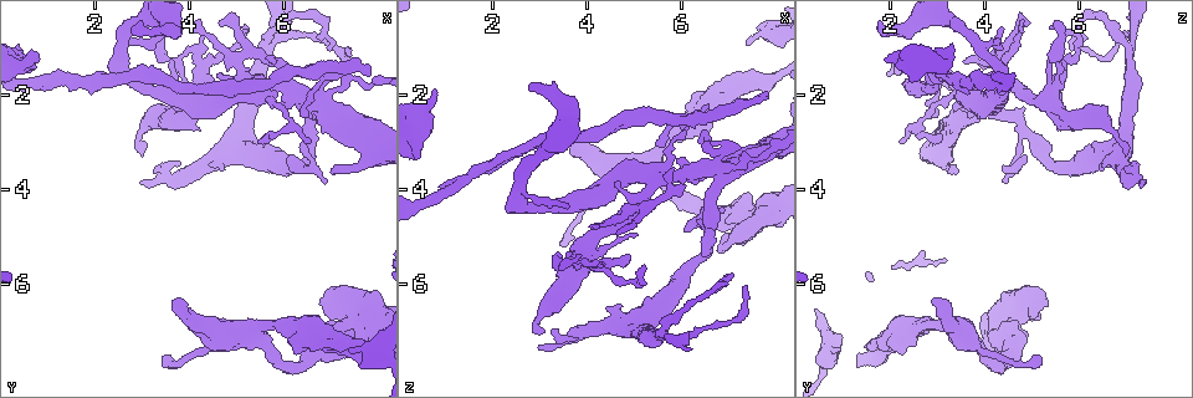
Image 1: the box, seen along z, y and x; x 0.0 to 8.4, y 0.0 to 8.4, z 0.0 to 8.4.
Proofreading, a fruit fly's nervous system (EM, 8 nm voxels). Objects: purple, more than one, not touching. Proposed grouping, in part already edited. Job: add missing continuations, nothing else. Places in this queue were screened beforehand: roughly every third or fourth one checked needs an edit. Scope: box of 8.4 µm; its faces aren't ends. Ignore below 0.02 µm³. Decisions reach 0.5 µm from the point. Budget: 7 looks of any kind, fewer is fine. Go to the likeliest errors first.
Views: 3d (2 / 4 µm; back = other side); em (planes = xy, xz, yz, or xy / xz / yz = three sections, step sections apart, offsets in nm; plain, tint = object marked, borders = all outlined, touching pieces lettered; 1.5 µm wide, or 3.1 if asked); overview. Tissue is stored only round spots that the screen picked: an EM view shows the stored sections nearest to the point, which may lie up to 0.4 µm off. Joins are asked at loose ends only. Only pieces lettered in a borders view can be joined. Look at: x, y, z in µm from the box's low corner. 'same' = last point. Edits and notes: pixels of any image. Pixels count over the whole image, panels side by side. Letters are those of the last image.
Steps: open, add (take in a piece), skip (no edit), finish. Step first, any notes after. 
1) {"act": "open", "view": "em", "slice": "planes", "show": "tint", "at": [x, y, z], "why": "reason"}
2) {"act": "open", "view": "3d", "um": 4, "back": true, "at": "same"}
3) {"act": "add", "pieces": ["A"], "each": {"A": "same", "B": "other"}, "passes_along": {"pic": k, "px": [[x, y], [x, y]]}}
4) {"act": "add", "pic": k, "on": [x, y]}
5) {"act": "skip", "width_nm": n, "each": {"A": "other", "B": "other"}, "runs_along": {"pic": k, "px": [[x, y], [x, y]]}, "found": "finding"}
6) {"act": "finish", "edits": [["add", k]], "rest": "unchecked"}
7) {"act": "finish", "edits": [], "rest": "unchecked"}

{"act": "open", "view": "3d", "um": 2, "at": [3.75, 6.30, 2.90], "why": "an open end"}

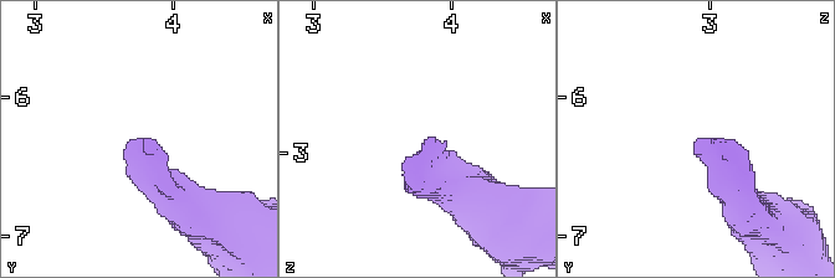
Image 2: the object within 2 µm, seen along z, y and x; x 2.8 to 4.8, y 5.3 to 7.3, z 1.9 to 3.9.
{"act": "open", "view": "em", "slice": "planes", "show": "borders", "at": [3.82, 6.32, 2.90]}

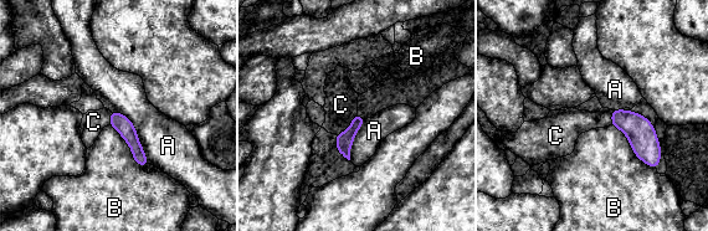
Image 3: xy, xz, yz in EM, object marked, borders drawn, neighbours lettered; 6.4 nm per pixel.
{"act": "add", "pieces": ["C"], "each": {"A": "other", "B": "other", "C": "same"}, "passes_along": {"pic": 3, "px": [[344, 140], [350, 126], [340, 104]]}, "found": "the neuron continues"}

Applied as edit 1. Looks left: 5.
{"act": "open", "view": "overview"}

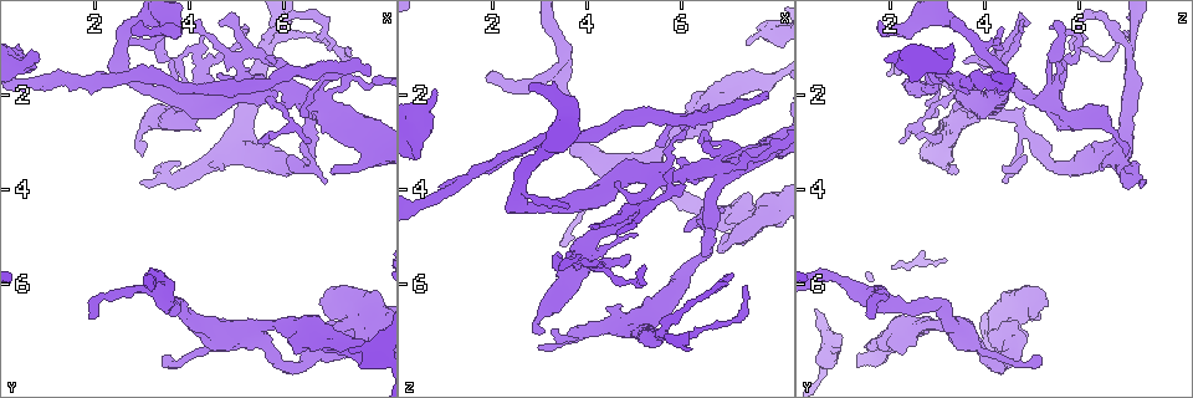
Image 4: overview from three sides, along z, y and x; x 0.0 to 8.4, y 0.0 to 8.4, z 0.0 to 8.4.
{"act": "open", "view": "em", "slice": "planes", "show": "borders", "at": [1.95, 6.70, 1.50], "why": "thin end"}

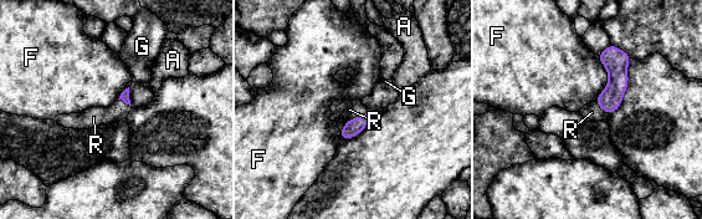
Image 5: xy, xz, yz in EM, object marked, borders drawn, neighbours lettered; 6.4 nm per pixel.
{"act": "add", "pieces": ["R"], "each": {"A": "other", "F": "other", "G": "other", "R": "same"}, "passes_along": {"pic": 5, "px": [[354, 126], [355, 117], [349, 110]]}, "found": "it goes on there"}

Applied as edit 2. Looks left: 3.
{"act": "open", "view": "3d", "um": 4, "at": [0.85, 1.25, 1.90], "why": "branch stops here"}

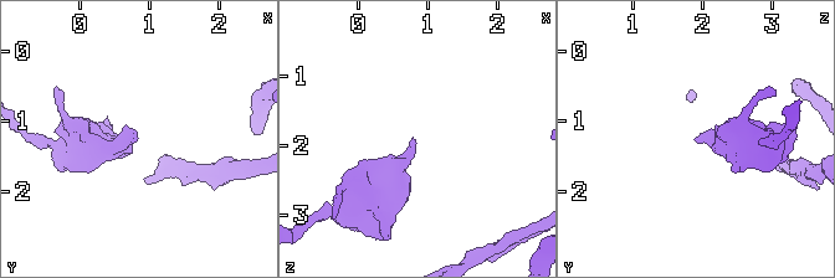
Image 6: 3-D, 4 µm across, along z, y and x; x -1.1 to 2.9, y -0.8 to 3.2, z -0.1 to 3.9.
{"act": "open", "view": "em", "slice": "xz", "step": 8, "show": "borders", "at": [0.80, 1.25, 1.90]}

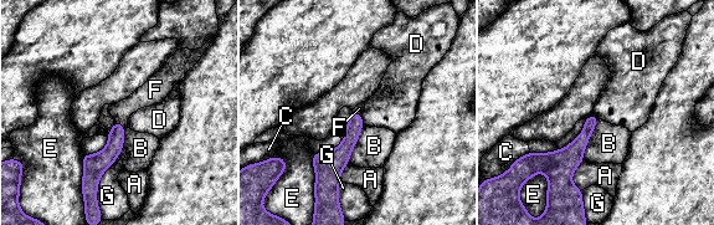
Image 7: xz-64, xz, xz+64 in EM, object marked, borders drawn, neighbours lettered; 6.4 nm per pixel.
{"act": "open", "view": "em", "slice": "planes", "show": "borders", "at": "same"}

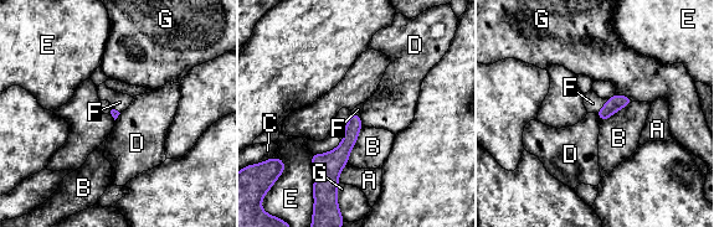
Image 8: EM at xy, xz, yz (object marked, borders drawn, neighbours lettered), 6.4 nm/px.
{"act": "add", "pieces": ["F"], "each": {"A": "other", "B": "other", "C": "other", "D": "other", "E": "other", "F": "same", "G": "other"}, "passes_along": {"pic": 8, "px": [[615, 103], [602, 107], [592, 103]]}, "found": "it goes on there"}

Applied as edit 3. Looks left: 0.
{"act": "finish", "edits": [["add", 3], ["add", 5], ["add", 8]], "rest": "unchecked"}

